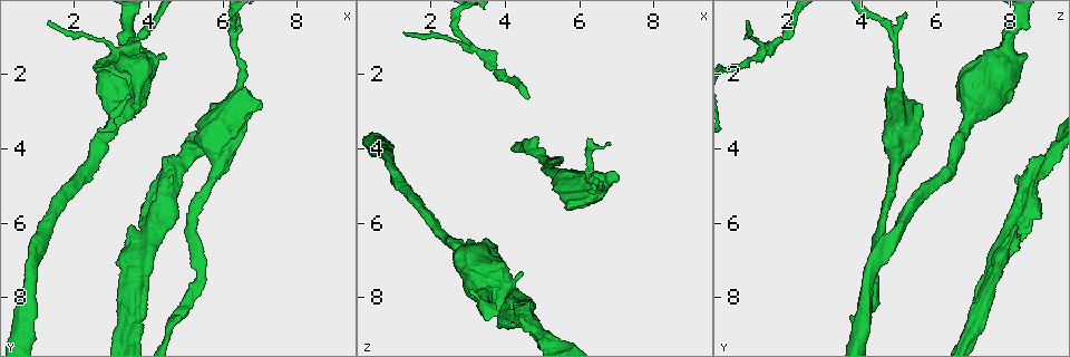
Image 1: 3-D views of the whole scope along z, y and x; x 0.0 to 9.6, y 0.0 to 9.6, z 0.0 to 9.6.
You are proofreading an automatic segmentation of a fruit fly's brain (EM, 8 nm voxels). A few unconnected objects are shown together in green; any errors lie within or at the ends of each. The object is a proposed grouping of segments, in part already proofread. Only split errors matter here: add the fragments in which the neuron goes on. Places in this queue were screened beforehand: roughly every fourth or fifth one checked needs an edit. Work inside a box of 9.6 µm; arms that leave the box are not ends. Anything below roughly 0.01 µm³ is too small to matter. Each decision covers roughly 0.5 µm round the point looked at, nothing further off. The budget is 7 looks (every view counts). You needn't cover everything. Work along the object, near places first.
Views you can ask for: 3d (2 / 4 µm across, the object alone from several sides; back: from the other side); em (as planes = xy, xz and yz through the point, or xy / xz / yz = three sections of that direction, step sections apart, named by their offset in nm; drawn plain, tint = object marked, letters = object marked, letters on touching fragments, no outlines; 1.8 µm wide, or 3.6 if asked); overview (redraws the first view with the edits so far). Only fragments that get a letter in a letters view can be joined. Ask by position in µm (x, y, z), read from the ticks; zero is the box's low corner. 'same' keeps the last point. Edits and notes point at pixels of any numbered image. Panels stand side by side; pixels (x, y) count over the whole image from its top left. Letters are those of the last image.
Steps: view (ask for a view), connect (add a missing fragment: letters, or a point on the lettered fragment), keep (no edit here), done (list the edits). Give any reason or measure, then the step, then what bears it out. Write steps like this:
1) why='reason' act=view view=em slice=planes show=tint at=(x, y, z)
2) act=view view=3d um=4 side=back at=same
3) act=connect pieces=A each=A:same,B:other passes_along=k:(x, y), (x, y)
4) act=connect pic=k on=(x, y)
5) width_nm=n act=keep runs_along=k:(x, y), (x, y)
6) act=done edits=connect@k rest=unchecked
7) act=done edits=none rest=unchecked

why='a narrow waist' act=view view=em slice=yz step=8 show=tint at=(3.75, 1.00, 1.85)

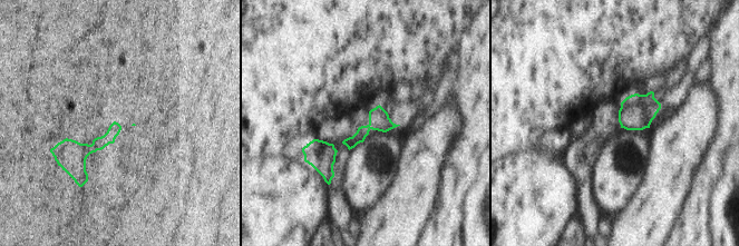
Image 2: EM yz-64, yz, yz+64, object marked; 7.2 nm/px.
act=view view=em slice=yz step=8 show=letters at=same

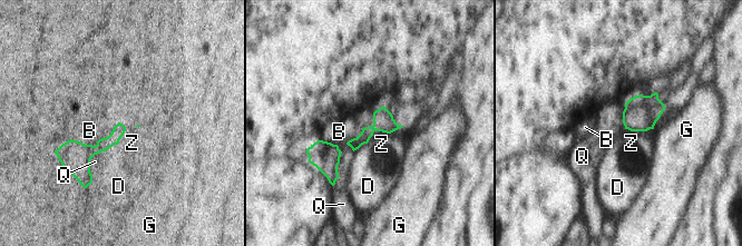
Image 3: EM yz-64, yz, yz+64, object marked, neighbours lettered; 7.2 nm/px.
act=keep each=B:other,D:other,G:other,Q:other,Z:other found='none of them fits'

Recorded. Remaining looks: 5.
why='branch stops here' act=view view=3d um=4 side=back at=(4.40, 1.45, 7.25)

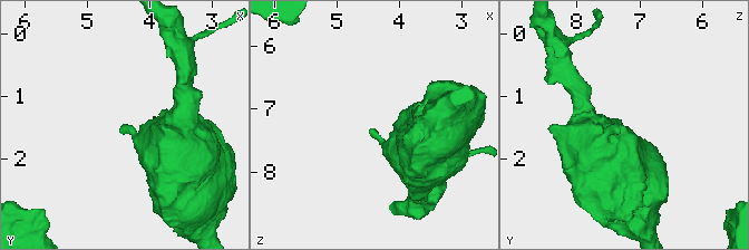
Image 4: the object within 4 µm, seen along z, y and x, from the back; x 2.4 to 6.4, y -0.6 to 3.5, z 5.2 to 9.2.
act=view view=em slice=xy step=4 show=plain at=(4.40, 1.50, 7.30)

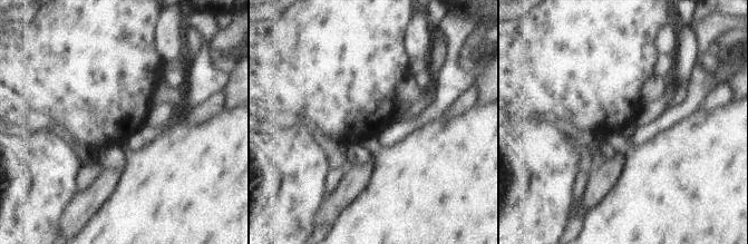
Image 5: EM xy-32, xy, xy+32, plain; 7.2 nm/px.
why='see the neighbours' act=view view=em slice=xy step=4 show=letters at=same

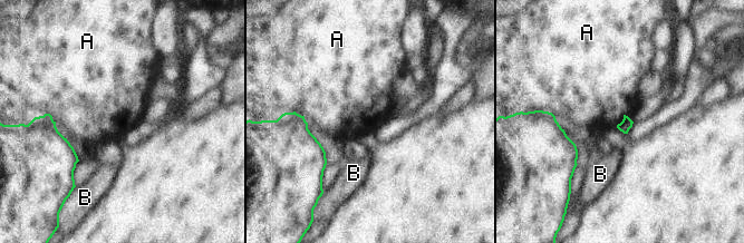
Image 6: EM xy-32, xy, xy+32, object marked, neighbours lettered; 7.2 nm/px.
act=keep each=A:other,B:other border=6:(628, 116), (625, 115), (616, 126) found='no lettered fragment goes on from it'

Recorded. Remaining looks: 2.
act=done edits=none rest=unchecked

